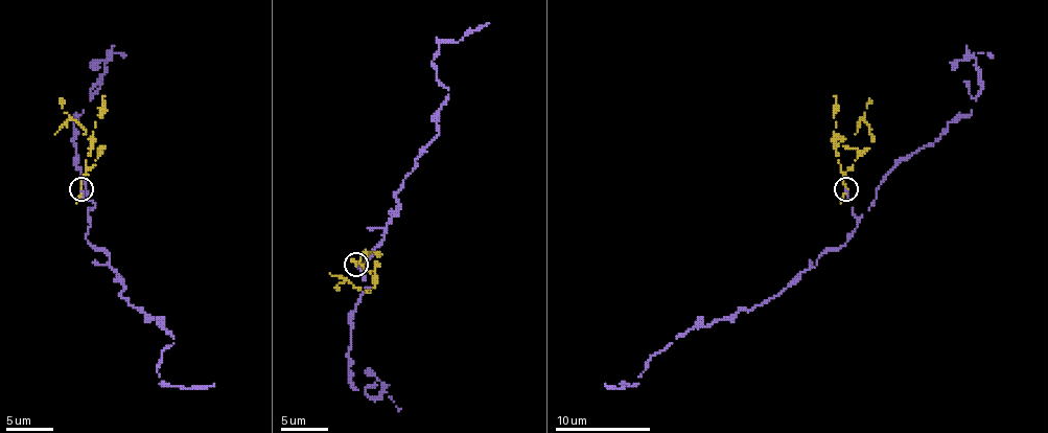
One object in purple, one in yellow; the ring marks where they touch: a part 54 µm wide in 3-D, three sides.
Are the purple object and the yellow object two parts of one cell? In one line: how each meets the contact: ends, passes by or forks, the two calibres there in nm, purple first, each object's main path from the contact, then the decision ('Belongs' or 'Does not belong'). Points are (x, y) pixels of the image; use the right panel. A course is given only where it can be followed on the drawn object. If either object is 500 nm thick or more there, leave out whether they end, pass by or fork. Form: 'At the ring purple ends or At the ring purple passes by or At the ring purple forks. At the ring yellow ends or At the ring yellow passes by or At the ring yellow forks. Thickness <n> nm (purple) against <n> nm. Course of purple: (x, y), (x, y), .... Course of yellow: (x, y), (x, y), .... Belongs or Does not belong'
At the ring purple ends. At the ring yellow passes by. Thickness 240 nm (purple) against 170 nm. Course of purple: (845, 188), (857, 227), (843, 246), (829, 248), (769, 300), (693, 326), (655, 352), (636, 384), (605, 384). Course of yellow: (847, 188), (843, 175), (866, 151), (871, 134), (862, 117), (869, 98). Does not belong

